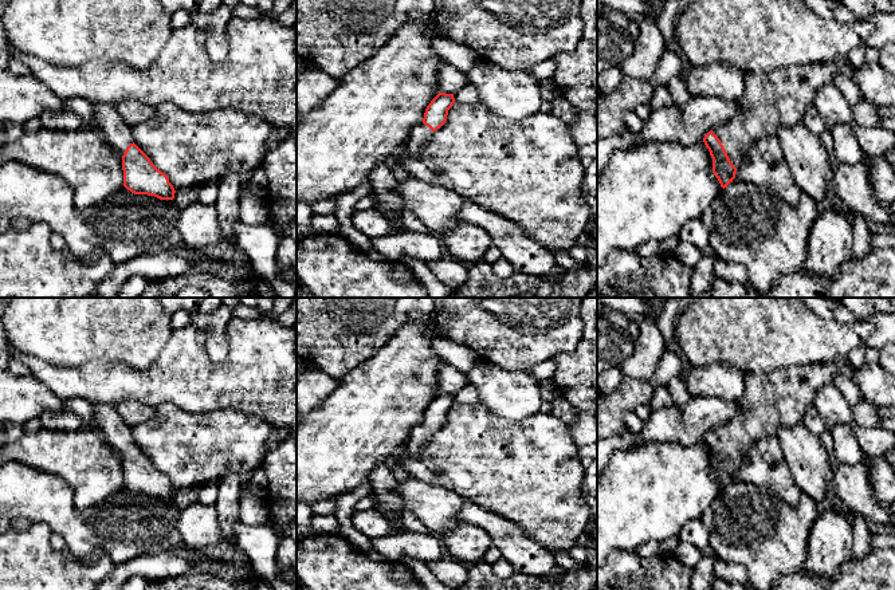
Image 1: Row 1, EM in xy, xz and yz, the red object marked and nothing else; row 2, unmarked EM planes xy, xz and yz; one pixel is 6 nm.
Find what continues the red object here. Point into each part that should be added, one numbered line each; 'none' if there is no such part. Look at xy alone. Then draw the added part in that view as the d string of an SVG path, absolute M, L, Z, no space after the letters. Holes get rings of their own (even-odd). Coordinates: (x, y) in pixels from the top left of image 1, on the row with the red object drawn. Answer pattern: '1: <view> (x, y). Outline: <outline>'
1: xy (117, 132). Outline: M93 103L94 122L103 131L105 141L122 157L133 143L131 127L122 119L113 103Z

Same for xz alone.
1: xz (420, 134). Outline: M424 123L416 125L409 133L408 141L405 143L407 149L412 154L416 154L431 141L432 134L433 131Z

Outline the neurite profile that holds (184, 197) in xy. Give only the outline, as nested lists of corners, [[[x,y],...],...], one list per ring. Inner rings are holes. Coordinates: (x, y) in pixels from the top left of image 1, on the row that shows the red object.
[[[181,188],[174,193],[174,201],[180,209],[184,209],[197,201],[199,188]]]

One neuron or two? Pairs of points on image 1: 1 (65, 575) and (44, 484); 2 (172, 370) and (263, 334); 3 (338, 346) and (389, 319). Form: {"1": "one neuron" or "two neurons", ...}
{"1": "two neurons", "2": "one neuron", "3": "one neuron"}

